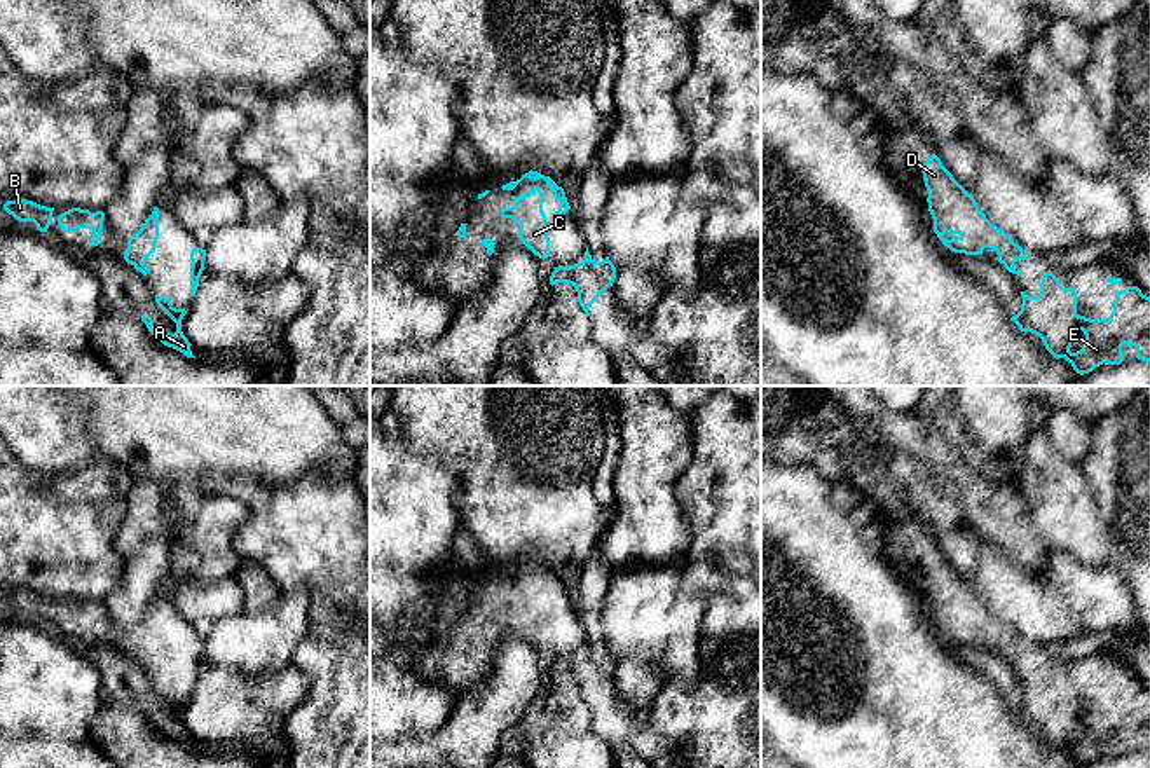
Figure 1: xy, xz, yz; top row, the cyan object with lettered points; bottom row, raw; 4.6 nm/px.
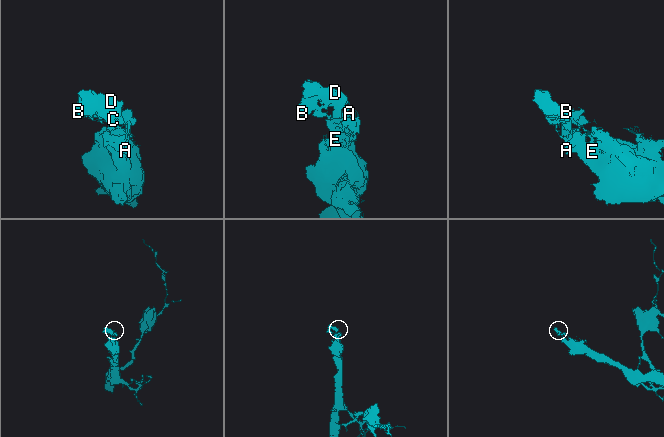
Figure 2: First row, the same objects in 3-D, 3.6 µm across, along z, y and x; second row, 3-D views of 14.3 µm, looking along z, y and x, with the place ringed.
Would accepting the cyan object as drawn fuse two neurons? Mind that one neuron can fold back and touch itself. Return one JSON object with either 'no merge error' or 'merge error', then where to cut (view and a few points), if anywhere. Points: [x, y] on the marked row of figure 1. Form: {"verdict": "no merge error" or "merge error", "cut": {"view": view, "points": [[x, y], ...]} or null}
{"verdict": "no merge error", "cut": null}

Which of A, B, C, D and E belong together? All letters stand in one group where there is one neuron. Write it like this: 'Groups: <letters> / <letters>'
Groups: A B C D E

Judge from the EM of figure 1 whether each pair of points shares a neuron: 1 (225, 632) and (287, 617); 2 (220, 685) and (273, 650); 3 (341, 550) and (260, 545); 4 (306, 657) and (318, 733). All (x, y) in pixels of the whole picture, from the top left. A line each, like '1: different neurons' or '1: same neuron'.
1: same neuron
2: different neurons
3: same neuron
4: same neuron

